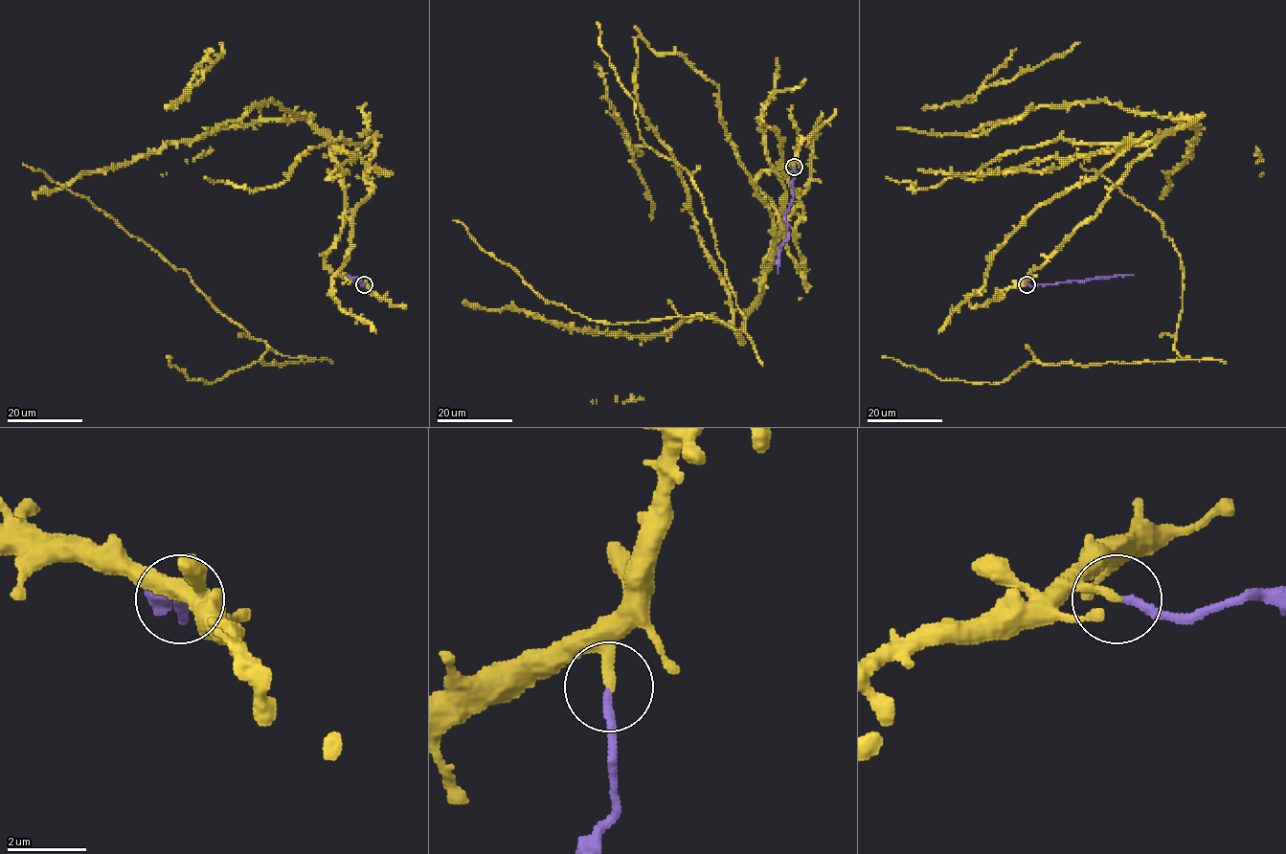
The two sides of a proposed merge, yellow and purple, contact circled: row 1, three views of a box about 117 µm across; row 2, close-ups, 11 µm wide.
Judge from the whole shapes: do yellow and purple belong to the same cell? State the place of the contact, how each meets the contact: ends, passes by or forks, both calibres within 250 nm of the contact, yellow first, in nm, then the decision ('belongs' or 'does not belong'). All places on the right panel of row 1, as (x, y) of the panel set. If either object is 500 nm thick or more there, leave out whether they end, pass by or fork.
place (1026, 284); yellow ends; purple ends; calibres 240 and 180 nm; does not belong

